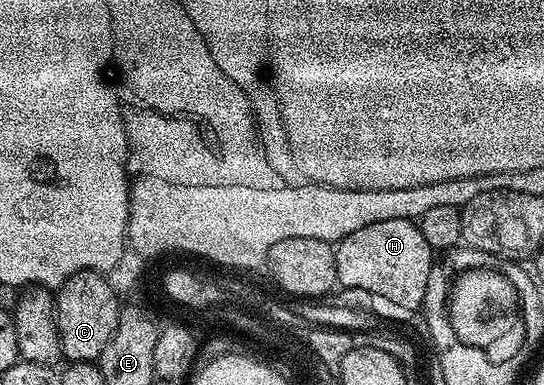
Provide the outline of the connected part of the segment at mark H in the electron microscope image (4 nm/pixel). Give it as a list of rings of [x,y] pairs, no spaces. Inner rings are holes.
[[[384,219],[382,223],[368,223],[368,227],[360,227],[360,231],[352,231],[352,235],[343,237],[337,242],[334,254],[339,286],[368,291],[375,299],[382,300],[383,297],[384,300],[406,309],[405,311],[422,309],[422,300],[428,291],[428,275],[432,271],[436,257],[428,239],[424,239],[414,221]]]

